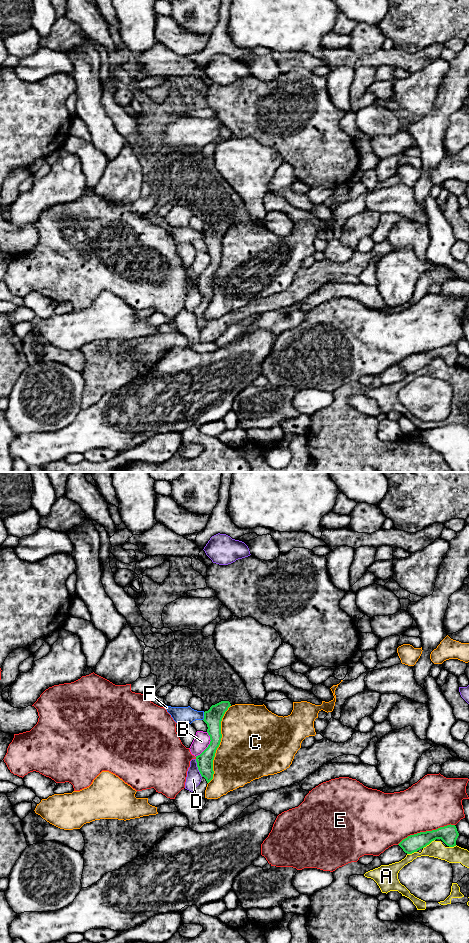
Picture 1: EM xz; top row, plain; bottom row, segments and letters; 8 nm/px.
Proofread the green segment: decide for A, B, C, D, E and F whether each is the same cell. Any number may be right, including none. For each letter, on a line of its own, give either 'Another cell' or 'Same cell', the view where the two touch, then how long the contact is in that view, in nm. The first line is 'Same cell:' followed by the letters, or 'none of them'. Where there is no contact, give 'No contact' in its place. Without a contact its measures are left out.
Same cell: none of them
A: Another cell. Touches green in xz. Shared border 120 nm
B: Another cell. Touches green in xz. Shared border 220 nm
C: Another cell. Touches green in xz. Shared border 650 nm
D: Another cell. Touches green in xz. Shared border 160 nm
E: Another cell. Touches green in xz. Shared border 500 nm
F: Another cell. Touches green in xz. Shared border 70 nm

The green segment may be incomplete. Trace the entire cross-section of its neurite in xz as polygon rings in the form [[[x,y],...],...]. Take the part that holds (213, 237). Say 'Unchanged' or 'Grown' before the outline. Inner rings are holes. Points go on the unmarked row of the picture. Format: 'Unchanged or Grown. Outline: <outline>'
Unchanged. Outline: [[[221,221],[204,232],[203,241],[207,244],[207,253],[211,261],[208,267],[196,276],[196,282],[201,296],[206,299],[207,303],[213,299],[213,280],[222,258],[221,241],[230,226],[229,221]]]

